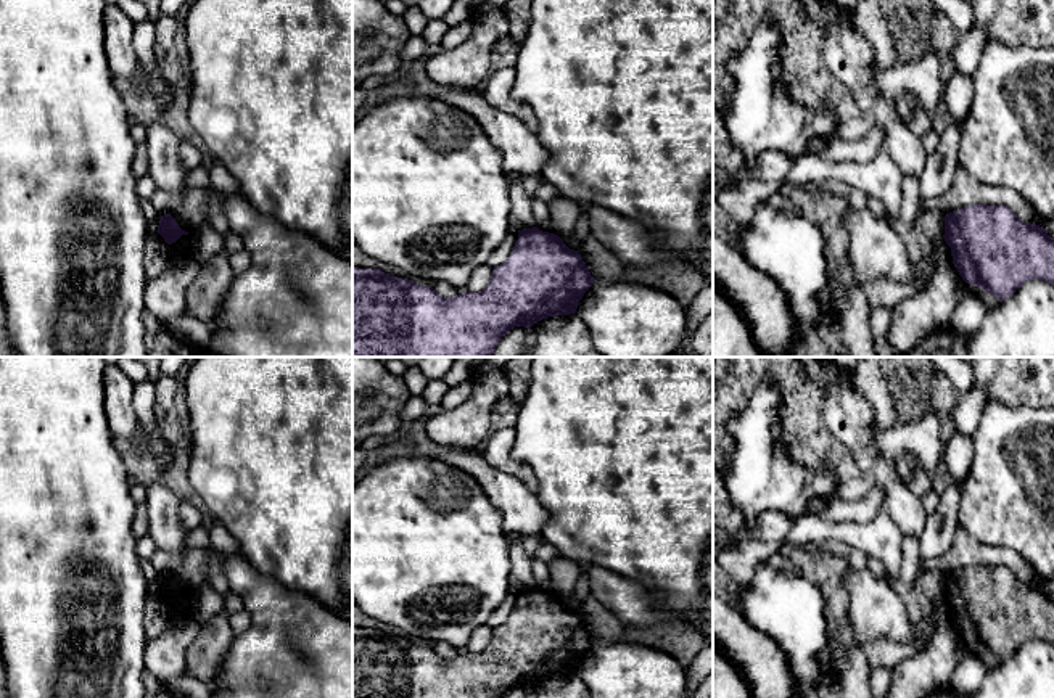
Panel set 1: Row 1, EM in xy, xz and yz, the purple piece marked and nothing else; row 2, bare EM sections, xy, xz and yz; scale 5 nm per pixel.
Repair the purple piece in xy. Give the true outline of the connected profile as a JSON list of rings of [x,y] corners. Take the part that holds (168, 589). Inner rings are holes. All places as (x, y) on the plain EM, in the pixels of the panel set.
[[[171,574],[161,576],[156,592],[164,598],[167,605],[175,603],[182,595],[188,595],[188,592],[179,587]]]

